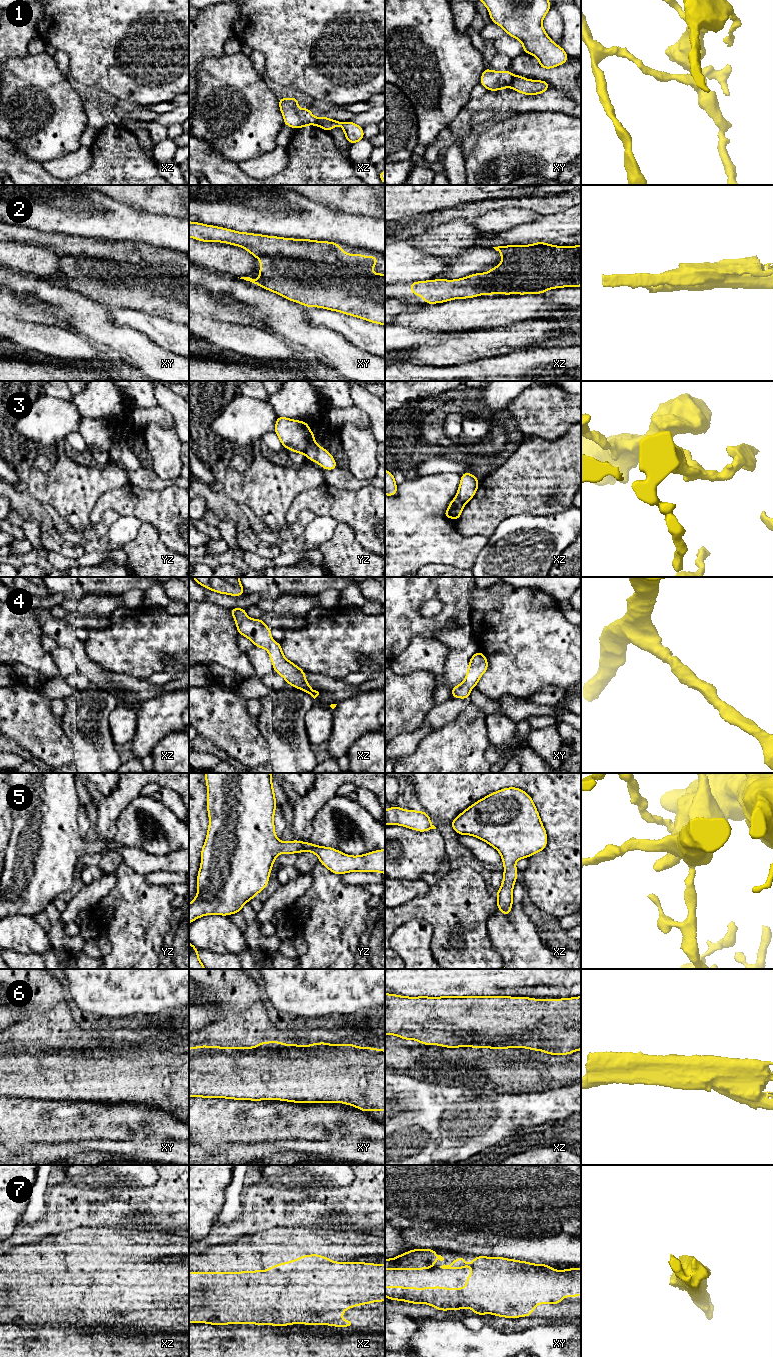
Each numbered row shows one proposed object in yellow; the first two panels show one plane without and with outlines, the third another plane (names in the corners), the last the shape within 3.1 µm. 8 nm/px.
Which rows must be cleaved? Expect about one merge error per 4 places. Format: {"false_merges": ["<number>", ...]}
{"false_merges": ["1", "2", "3"]}

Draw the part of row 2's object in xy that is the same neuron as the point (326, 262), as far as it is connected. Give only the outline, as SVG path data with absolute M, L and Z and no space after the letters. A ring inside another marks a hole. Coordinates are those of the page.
M189 221L189 237L202 242L221 242L240 246L246 249L250 254L262 261L270 256L276 271L285 277L299 277L301 279L316 280L322 286L338 285L339 283L349 283L353 288L351 294L366 298L368 291L378 287L385 290L385 274L371 273L370 270L378 263L377 255L367 257L362 254L347 254L338 243L328 241L316 241L309 239L293 239L276 236L267 236L262 234L253 234L247 232L238 232L231 229L206 225Z

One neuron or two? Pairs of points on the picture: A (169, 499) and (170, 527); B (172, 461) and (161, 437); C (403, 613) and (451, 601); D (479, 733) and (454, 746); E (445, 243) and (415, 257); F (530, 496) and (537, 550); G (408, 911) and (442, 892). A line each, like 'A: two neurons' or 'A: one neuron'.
A: one neuron
B: one neuron
C: one neuron
D: one neuron
E: two neurons
F: two neurons
G: one neuron

